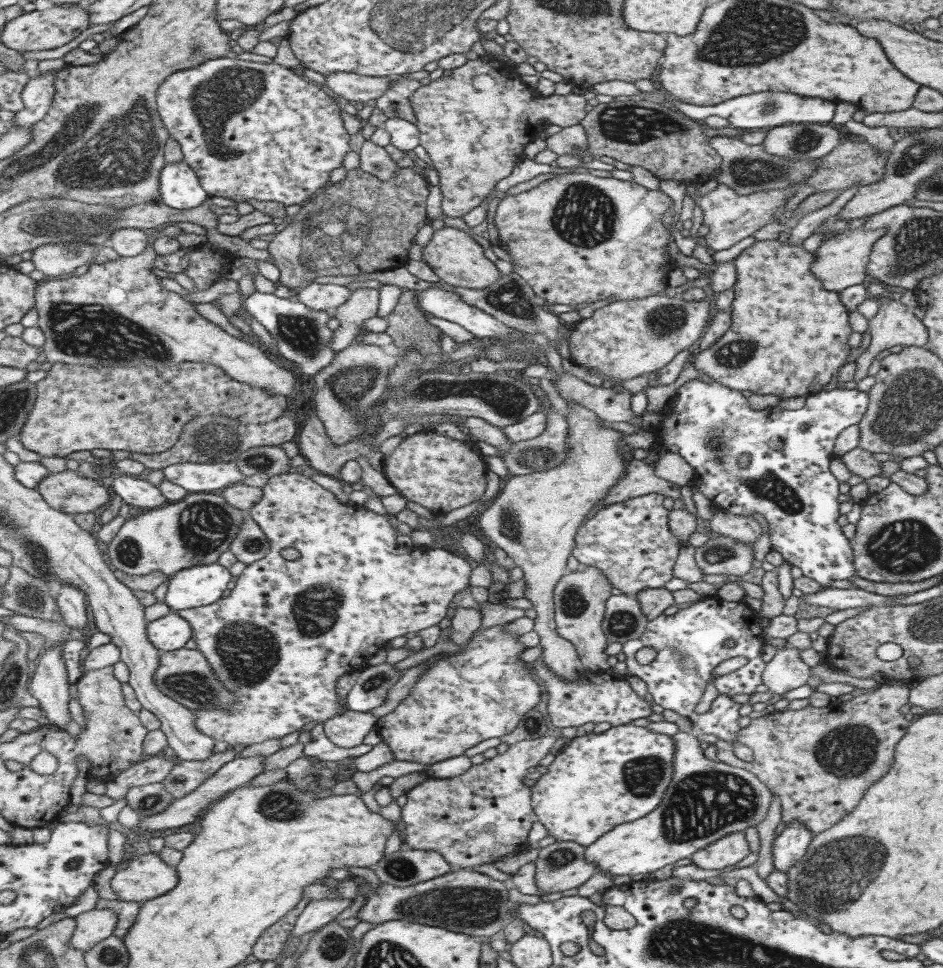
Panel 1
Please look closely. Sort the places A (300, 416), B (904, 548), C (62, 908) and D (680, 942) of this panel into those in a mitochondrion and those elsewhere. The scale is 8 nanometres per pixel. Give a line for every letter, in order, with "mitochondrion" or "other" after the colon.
A: other
B: mitochondrion
C: other
D: mitochondrion

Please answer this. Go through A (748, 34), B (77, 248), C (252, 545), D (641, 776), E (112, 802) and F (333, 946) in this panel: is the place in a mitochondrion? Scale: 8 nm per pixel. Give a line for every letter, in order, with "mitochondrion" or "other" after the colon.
A: mitochondrion
B: mitochondrion
C: mitochondrion
D: mitochondrion
E: other
F: mitochondrion

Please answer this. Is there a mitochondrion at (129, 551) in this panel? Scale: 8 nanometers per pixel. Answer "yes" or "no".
yes

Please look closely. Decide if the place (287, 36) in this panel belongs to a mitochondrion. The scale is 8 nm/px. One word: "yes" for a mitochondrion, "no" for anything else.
no

